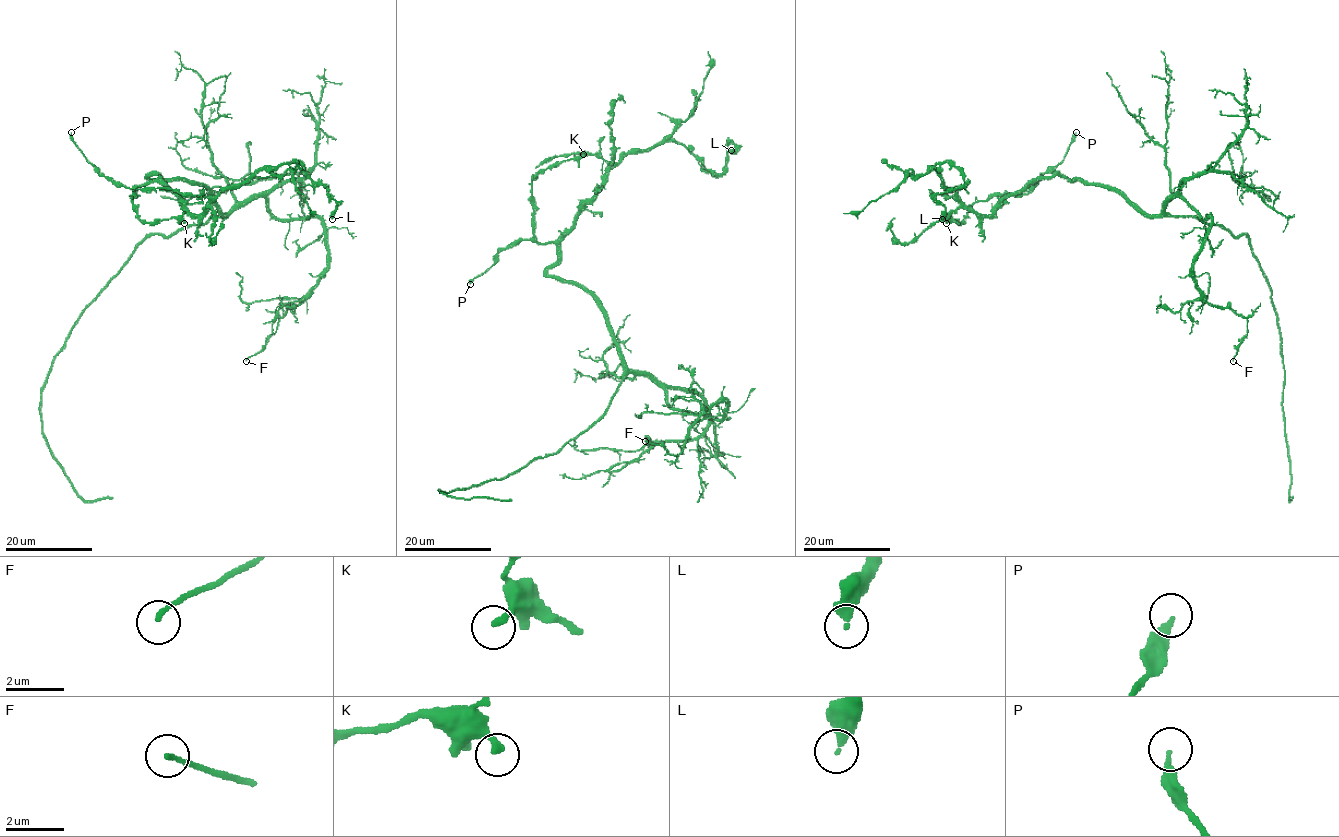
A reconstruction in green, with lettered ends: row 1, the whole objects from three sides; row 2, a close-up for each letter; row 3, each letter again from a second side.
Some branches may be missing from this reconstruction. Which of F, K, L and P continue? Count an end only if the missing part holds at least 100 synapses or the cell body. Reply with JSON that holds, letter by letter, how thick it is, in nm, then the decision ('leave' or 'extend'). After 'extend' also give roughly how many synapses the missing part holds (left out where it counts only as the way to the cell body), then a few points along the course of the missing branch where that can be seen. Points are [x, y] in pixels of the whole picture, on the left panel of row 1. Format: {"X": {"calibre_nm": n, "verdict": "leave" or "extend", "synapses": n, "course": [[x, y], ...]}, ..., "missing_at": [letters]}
{"F": {"calibre_nm": 160, "verdict": "leave"}, "K": {"calibre_nm": 260, "verdict": "leave"}, "L": {"calibre_nm": 360, "verdict": "leave"}, "P": {"calibre_nm": 240, "verdict": "leave"}, "missing_at": []}

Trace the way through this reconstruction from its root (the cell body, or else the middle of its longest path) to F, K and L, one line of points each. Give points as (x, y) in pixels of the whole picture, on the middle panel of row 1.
F: (624, 357), (629, 369), (663, 388), (673, 408), (721, 419), (726, 401), (699, 418), (678, 455), (645, 441)
K: (624, 357), (602, 307), (547, 274), (557, 246), (534, 234), (532, 179), (583, 154)
L: (624, 357), (602, 307), (547, 274), (561, 239), (628, 154), (676, 141), (721, 173), (732, 143), (731, 150)

